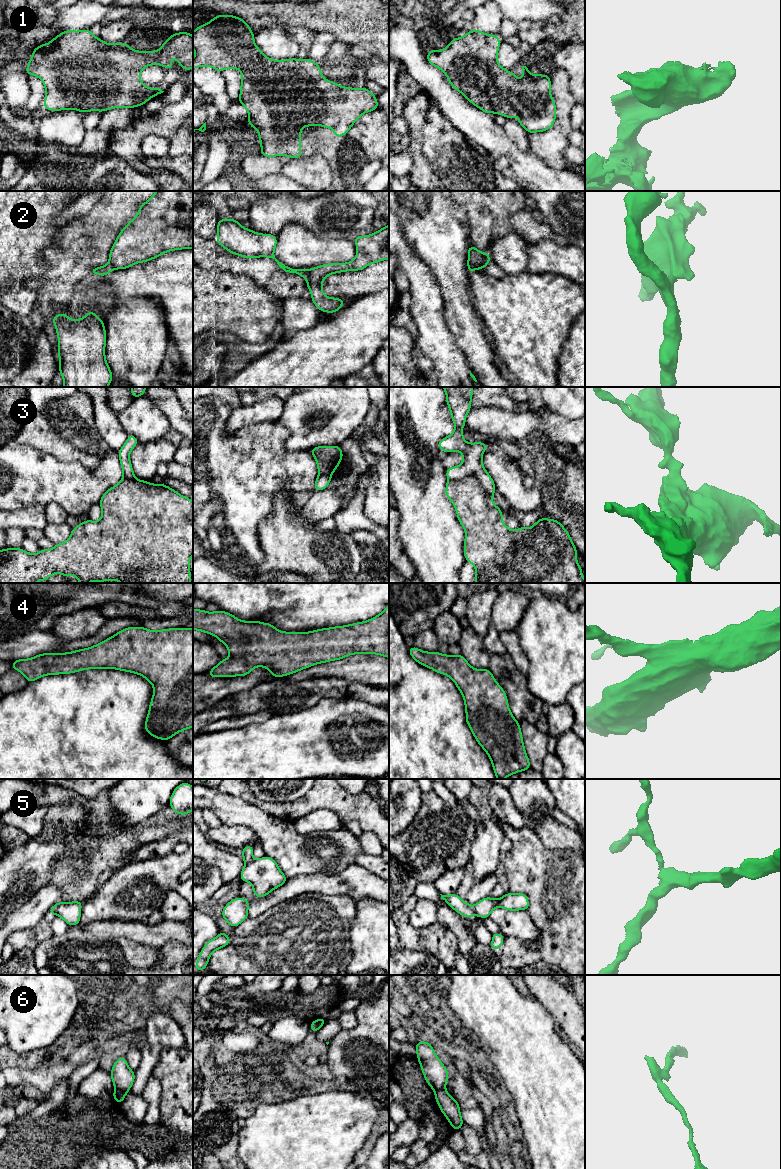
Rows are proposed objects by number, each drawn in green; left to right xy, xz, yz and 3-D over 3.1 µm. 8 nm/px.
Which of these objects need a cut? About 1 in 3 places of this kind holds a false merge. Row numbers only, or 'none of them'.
2, 3, 5, 6

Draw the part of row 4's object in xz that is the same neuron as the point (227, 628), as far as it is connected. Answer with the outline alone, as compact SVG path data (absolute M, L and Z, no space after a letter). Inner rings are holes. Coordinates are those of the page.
M389 604L382 613L365 622L312 632L283 632L270 623L238 620L225 611L210 613L204 609L193 609L193 630L217 637L228 648L230 658L222 659L207 673L212 678L246 676L259 666L268 669L273 677L283 677L351 654L378 654L389 658Z

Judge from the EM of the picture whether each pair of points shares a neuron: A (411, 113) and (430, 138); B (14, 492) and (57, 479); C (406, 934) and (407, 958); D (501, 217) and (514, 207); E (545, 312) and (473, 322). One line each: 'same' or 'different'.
A: different
B: same
C: different
D: same
E: different

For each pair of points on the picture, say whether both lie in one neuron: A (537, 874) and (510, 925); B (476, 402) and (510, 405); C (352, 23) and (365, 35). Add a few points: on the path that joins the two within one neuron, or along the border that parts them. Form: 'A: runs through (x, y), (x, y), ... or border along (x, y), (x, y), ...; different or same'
A: border along (527, 910), (533, 924), (539, 930); different
B: runs through (484, 401), (502, 401); same
C: runs through (355, 25), (362, 32); same

